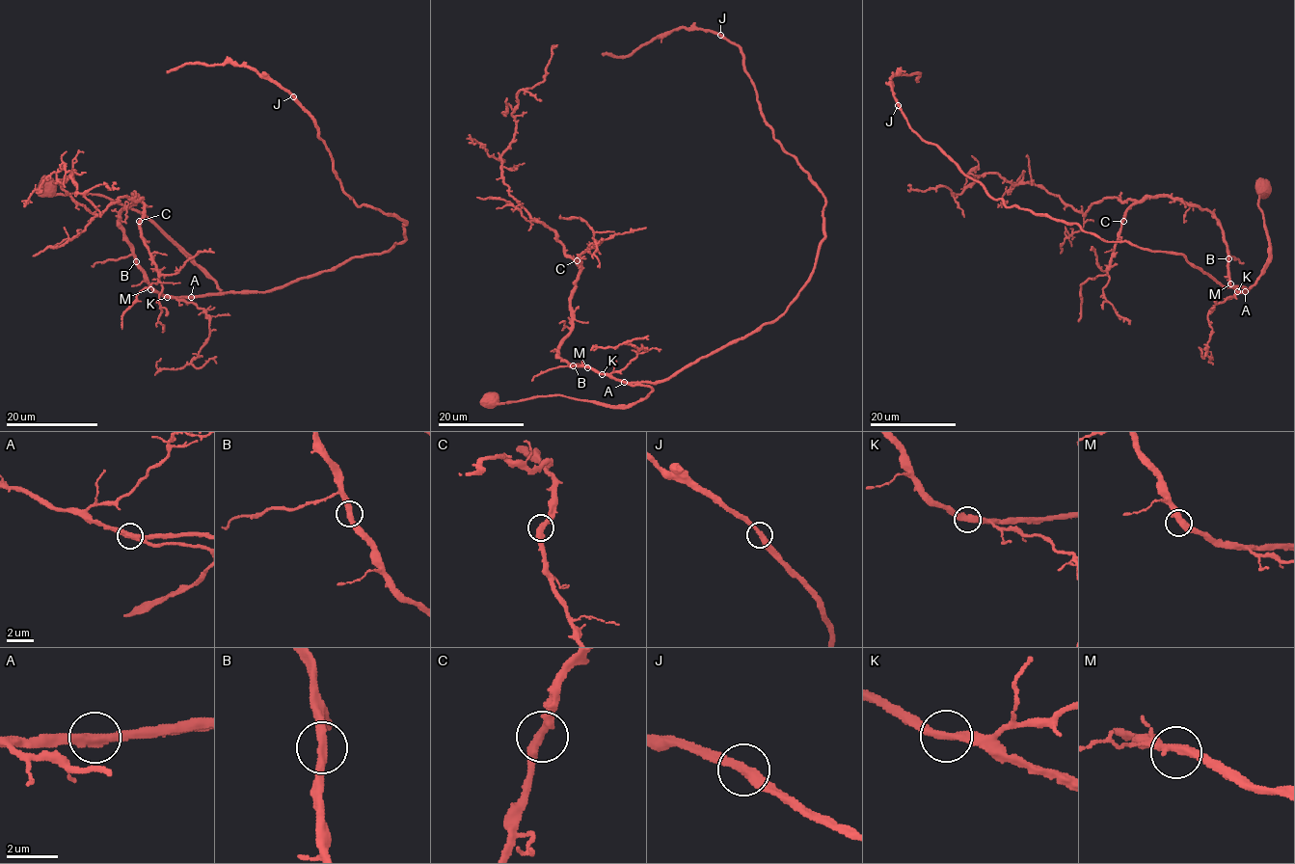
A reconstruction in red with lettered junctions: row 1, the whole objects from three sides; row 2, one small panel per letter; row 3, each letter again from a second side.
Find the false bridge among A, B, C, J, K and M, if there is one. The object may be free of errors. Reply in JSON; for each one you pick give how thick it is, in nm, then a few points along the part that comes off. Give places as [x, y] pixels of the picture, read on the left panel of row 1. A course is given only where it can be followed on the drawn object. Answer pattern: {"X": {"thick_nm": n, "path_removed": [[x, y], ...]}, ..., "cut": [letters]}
{"cut": []}

